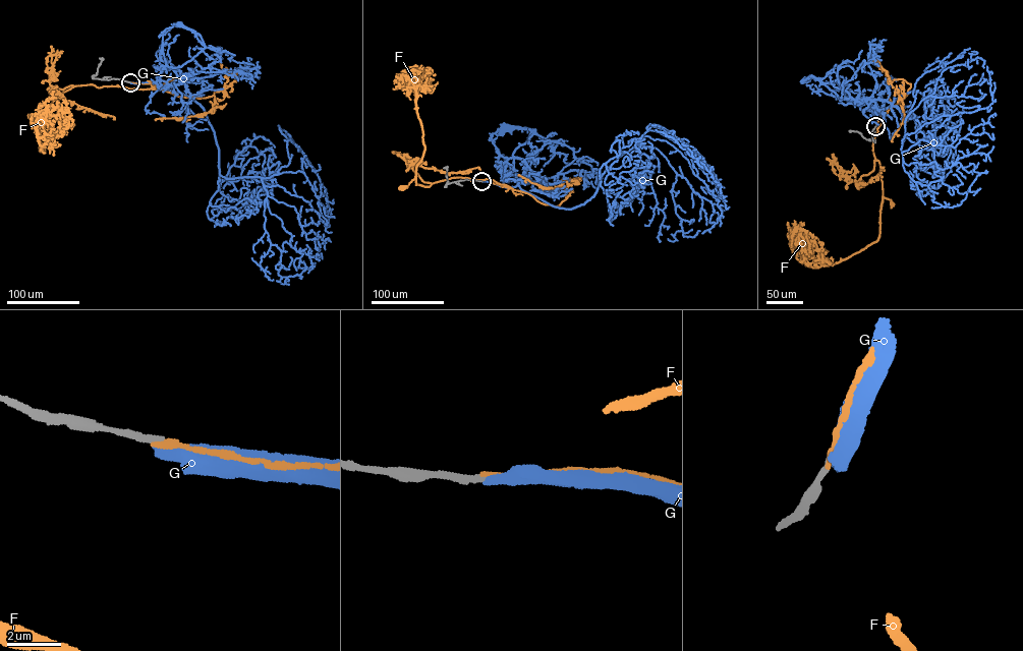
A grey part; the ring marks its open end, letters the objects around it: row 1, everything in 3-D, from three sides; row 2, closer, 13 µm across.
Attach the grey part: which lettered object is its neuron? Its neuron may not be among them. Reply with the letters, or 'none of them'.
F

